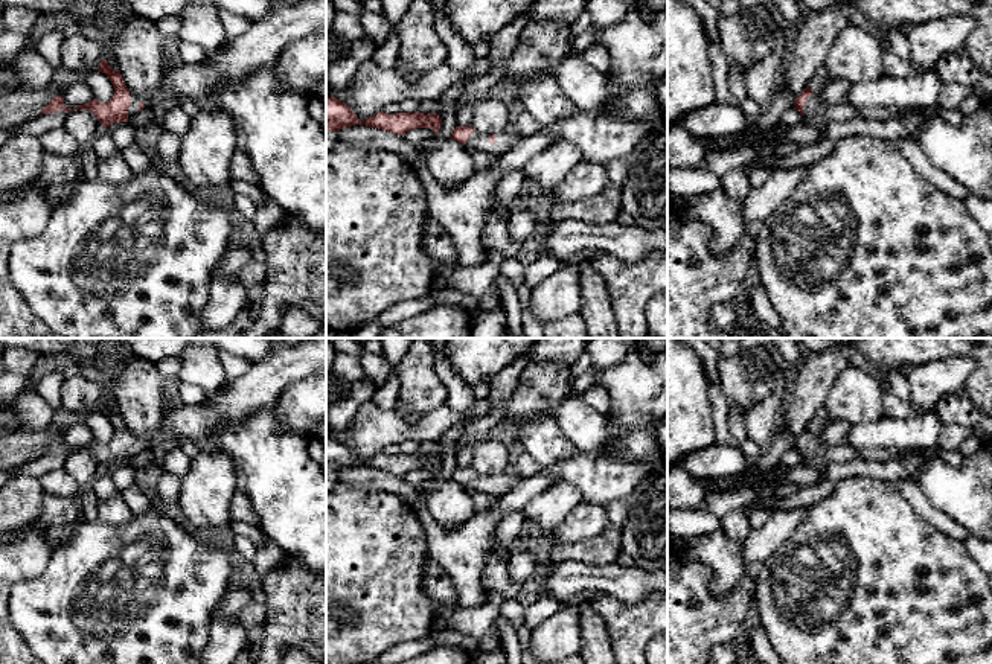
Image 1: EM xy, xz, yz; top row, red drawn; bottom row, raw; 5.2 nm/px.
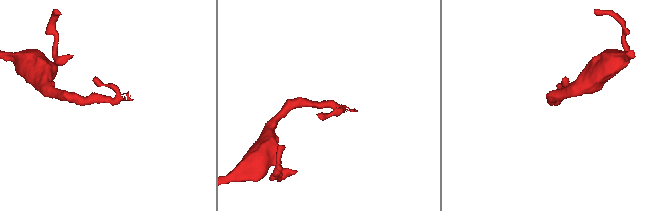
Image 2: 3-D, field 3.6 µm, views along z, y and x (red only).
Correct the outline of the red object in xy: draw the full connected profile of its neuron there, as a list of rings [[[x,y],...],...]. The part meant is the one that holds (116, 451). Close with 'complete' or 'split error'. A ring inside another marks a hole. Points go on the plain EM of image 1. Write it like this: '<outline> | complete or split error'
[[[107,401],[99,404],[98,411],[105,414],[114,428],[114,437],[107,445],[93,440],[85,446],[67,451],[62,437],[56,437],[43,449],[41,457],[61,451],[67,455],[75,451],[88,451],[104,466],[104,469],[108,469],[113,464],[128,463],[133,455],[143,451],[143,443],[130,434],[120,413],[113,411]]] | split error

